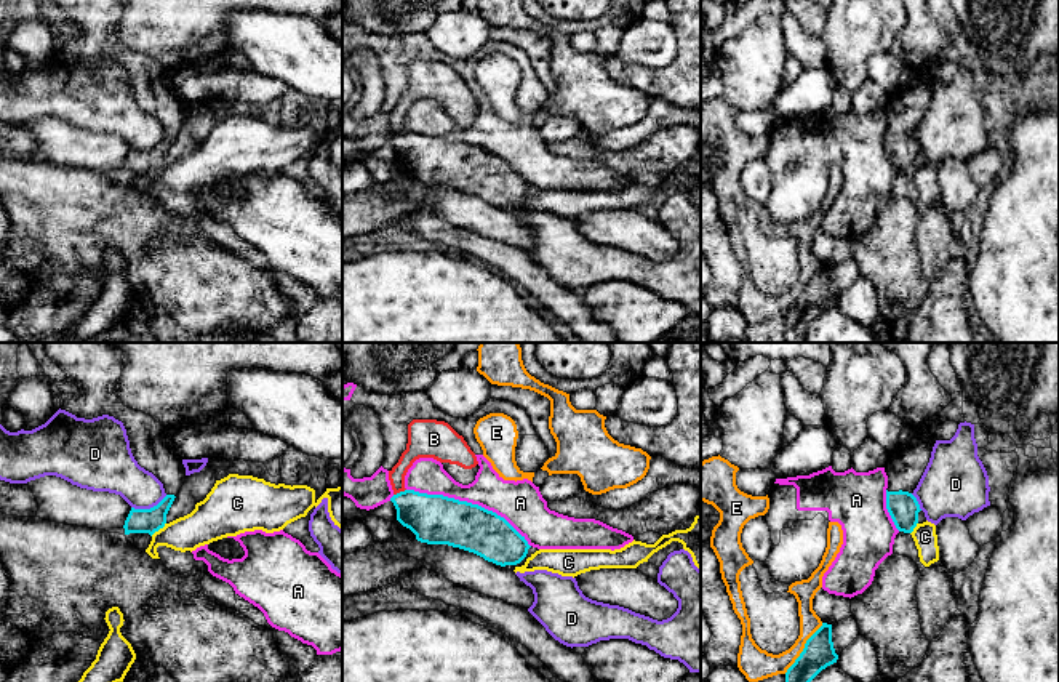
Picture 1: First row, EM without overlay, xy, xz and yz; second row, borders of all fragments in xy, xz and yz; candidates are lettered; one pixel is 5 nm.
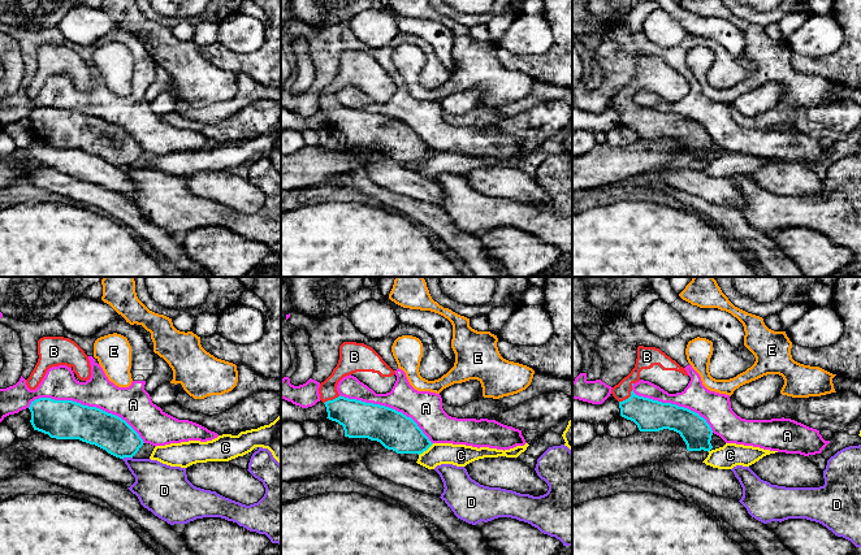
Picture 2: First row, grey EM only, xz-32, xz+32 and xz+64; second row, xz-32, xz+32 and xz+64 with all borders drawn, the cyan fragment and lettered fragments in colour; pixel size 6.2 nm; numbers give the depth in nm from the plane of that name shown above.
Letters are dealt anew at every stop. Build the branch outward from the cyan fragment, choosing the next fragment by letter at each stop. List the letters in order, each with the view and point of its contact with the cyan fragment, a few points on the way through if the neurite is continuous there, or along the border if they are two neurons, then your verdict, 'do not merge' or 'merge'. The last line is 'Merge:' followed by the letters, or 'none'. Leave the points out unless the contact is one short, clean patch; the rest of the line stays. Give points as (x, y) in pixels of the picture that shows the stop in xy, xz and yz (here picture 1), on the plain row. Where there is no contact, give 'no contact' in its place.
A: meets cyan in xz at (469, 144); do not merge
B: meets cyan in xz at (400, 133); runs through xz (435, 160), (423, 156), (400, 133), (399, 112), (418, 87); merge
C: meets cyan in xy at (159, 170); border along xy (165, 164), (151, 176); do not merge
D: meets cyan in xy at (151, 149); do not merge
E: meets cyan in yz at (803, 290); do not merge
Merge: B

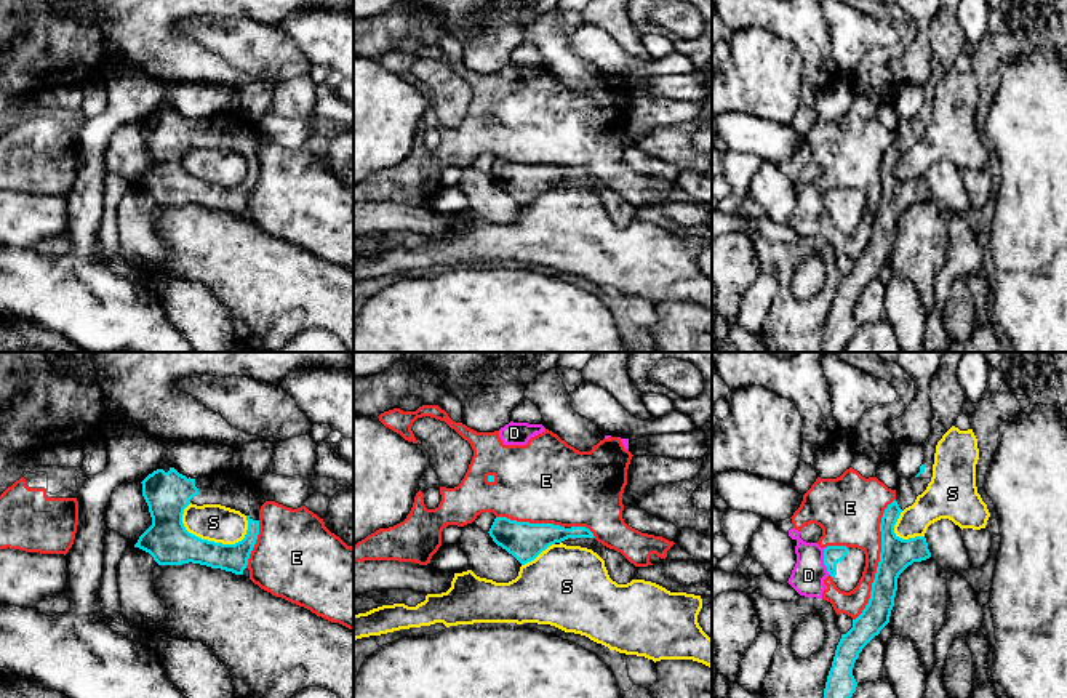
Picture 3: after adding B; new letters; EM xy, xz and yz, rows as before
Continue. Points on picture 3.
D: meets cyan in yz at (824, 202); do not merge
E: meets cyan in yz at (880, 200); do not merge
S: meets cyan in xy at (210, 183); do not merge
Merge: none

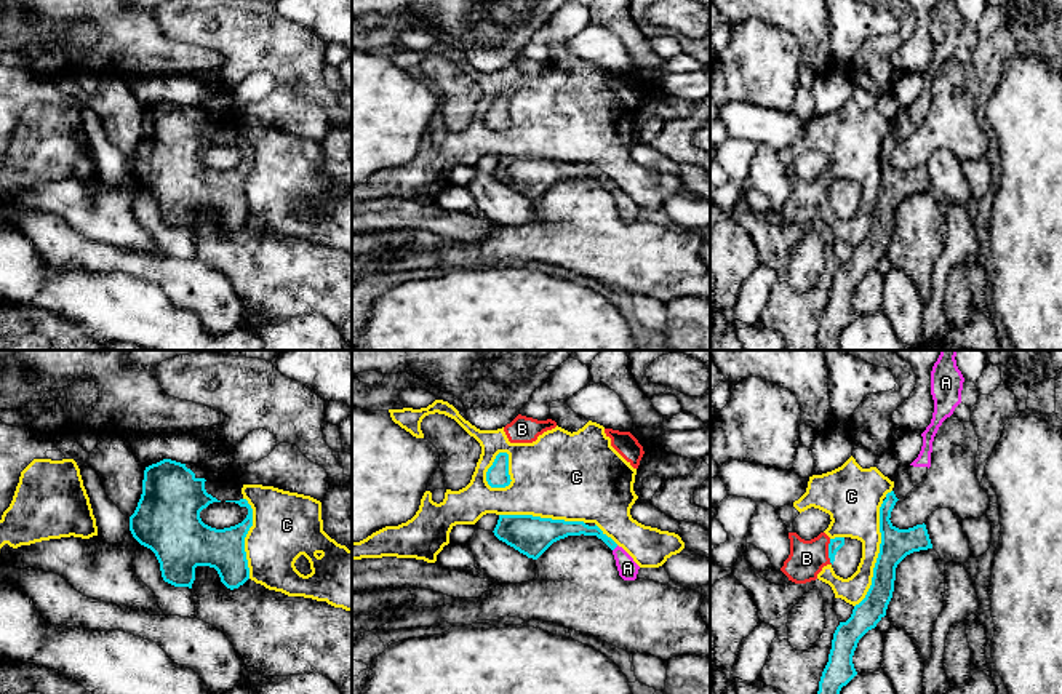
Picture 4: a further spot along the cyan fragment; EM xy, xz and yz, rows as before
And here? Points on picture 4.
A: meets cyan in xz at (614, 189); merge
B: meets cyan in yz at (829, 194); do not merge
C: meets cyan in yz at (878, 195); do not merge
Merge: A

